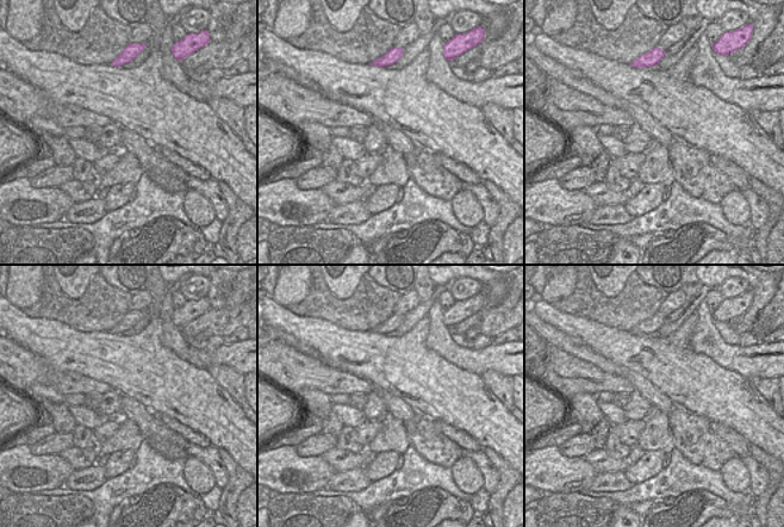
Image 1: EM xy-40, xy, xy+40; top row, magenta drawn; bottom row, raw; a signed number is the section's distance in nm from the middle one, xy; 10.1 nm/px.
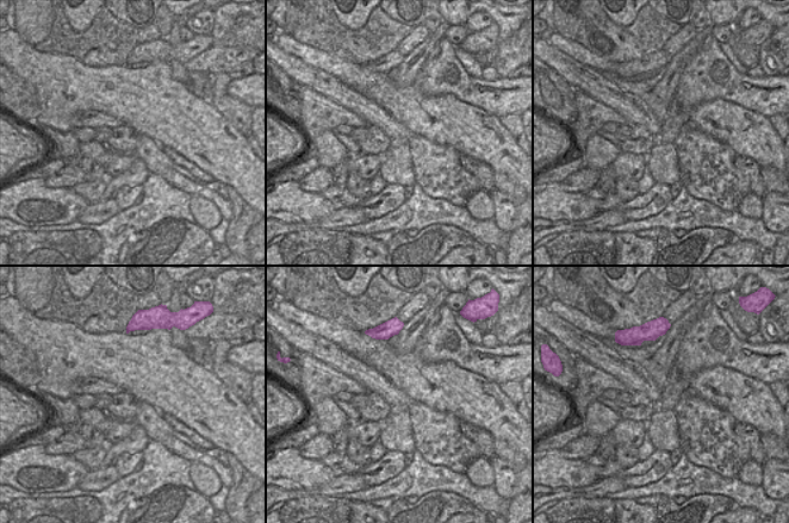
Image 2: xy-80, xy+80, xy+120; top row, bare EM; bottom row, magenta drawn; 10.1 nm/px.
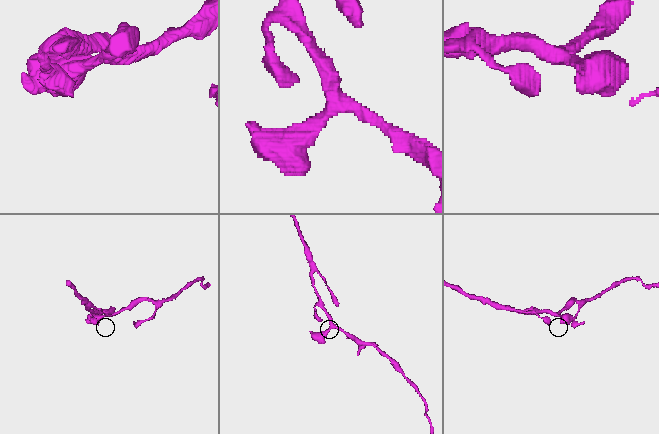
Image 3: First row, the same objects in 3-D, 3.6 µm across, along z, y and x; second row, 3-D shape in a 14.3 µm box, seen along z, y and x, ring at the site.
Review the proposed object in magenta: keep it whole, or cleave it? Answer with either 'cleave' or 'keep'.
keep

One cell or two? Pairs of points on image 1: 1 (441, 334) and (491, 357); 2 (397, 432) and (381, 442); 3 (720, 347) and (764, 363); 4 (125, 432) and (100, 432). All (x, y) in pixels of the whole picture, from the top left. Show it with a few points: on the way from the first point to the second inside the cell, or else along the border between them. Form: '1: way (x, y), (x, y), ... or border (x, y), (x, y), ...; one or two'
1: way (450, 347), (460, 357), (478, 357); one
2: way (393, 435), (385, 440); one
3: way (730, 357), (753, 361); one
4: border (119, 422), (119, 427), (99, 445); two

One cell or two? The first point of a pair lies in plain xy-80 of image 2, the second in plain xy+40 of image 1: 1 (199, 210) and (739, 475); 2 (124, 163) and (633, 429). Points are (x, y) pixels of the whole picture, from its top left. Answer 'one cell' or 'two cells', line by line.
1: one cell
2: one cell

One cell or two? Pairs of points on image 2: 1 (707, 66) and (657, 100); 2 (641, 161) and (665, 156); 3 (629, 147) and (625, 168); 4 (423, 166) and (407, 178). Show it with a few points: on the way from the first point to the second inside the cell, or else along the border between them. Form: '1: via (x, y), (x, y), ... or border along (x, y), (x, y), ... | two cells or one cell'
1: border along (690, 61), (681, 75), (670, 113) | two cells
2: border along (646, 156), (647, 165) | two cells
3: border along (621, 151), (646, 156) | two cells
4: border along (407, 145), (410, 153), (415, 182) | two cells

